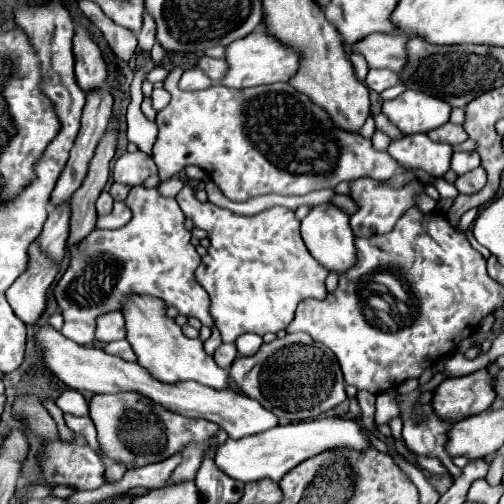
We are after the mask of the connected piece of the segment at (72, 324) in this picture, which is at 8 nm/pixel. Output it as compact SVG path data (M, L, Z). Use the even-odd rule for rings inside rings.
M134 186L126 198L126 204L132 210L132 220L118 228L118 230L98 230L90 232L80 244L72 246L70 252L70 266L66 274L60 278L60 282L54 286L54 294L58 300L58 306L64 314L64 326L62 334L82 346L90 344L94 340L94 320L102 312L110 310L120 310L120 302L126 294L150 294L162 298L168 306L176 306L180 314L194 316L198 318L204 326L212 328L214 318L208 314L210 312L210 300L204 292L204 288L196 282L194 272L200 264L200 256L196 248L190 244L190 232L184 228L184 212L180 210L178 202L174 198L164 198L158 194L156 188L144 188L144 186Z

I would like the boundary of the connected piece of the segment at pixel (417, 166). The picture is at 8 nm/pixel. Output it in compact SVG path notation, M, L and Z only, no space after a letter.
M412 134L390 142L386 152L406 170L424 170L430 176L440 178L450 168L452 146L432 142L426 134Z

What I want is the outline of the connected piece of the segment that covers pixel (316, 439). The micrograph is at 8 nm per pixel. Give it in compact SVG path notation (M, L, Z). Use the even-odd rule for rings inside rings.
M334 416L328 418L314 418L312 422L292 422L286 426L278 426L272 430L266 430L262 434L246 436L242 440L226 440L218 446L218 452L214 454L214 462L222 472L226 472L230 478L240 480L244 484L258 482L258 480L274 480L278 482L290 468L298 466L302 460L320 454L324 450L332 448L356 448L364 450L370 442L362 434L360 426L354 420L340 420Z

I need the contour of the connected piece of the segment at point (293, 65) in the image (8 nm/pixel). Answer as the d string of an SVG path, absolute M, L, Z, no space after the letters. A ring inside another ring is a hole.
M254 30L250 36L226 46L224 60L228 64L228 72L218 84L226 88L252 88L260 84L288 82L292 72L296 72L298 68L296 52L280 44L274 36L268 36L264 30Z

